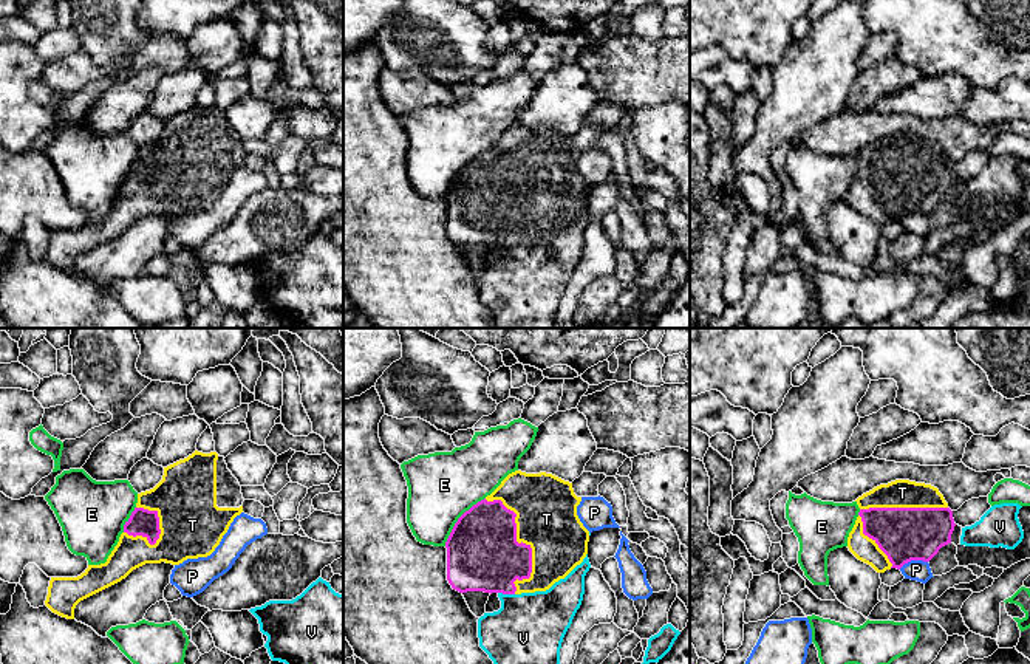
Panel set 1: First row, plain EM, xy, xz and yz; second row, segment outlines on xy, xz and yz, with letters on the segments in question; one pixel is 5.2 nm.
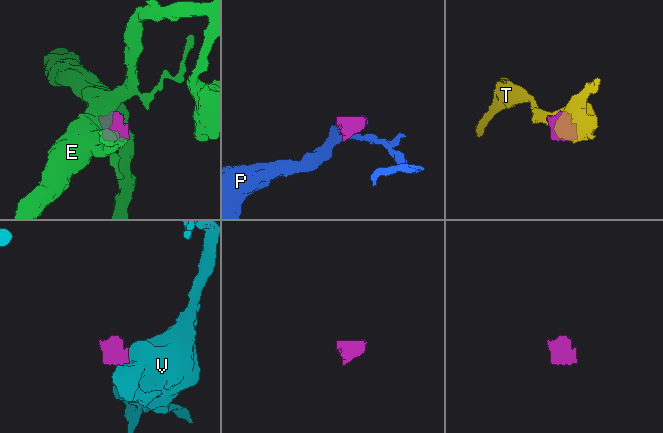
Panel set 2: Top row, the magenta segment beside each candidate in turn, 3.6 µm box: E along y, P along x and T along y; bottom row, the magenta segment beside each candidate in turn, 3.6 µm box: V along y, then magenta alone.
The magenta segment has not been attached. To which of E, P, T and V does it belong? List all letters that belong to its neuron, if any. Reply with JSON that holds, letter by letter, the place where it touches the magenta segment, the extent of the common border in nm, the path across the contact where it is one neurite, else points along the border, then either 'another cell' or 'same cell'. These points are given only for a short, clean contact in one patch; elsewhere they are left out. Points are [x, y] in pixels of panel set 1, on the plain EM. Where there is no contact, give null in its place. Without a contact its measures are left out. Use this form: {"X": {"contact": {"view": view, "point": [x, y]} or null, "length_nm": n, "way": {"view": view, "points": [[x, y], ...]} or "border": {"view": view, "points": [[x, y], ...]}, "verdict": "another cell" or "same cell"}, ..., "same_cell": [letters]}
{"E": {"contact": {"view": "xz", "point": [458, 172]}, "length_nm": 340, "verdict": "another cell"}, "P": {"contact": {"view": "yz", "point": [913, 212]}, "length_nm": 160, "border": {"view": "yz", "points": [[927, 214], [908, 214], [899, 222]]}, "verdict": "another cell"}, "T": {"contact": {"view": "xz", "point": [521, 195]}, "length_nm": 500, "verdict": "same cell"}, "V": {"contact": {"view": "xz", "point": [506, 246]}, "length_nm": 90, "border": {"view": "xz", "points": [[498, 245], [514, 248]]}, "verdict": "another cell"}, "same_cell": ["T"]}

